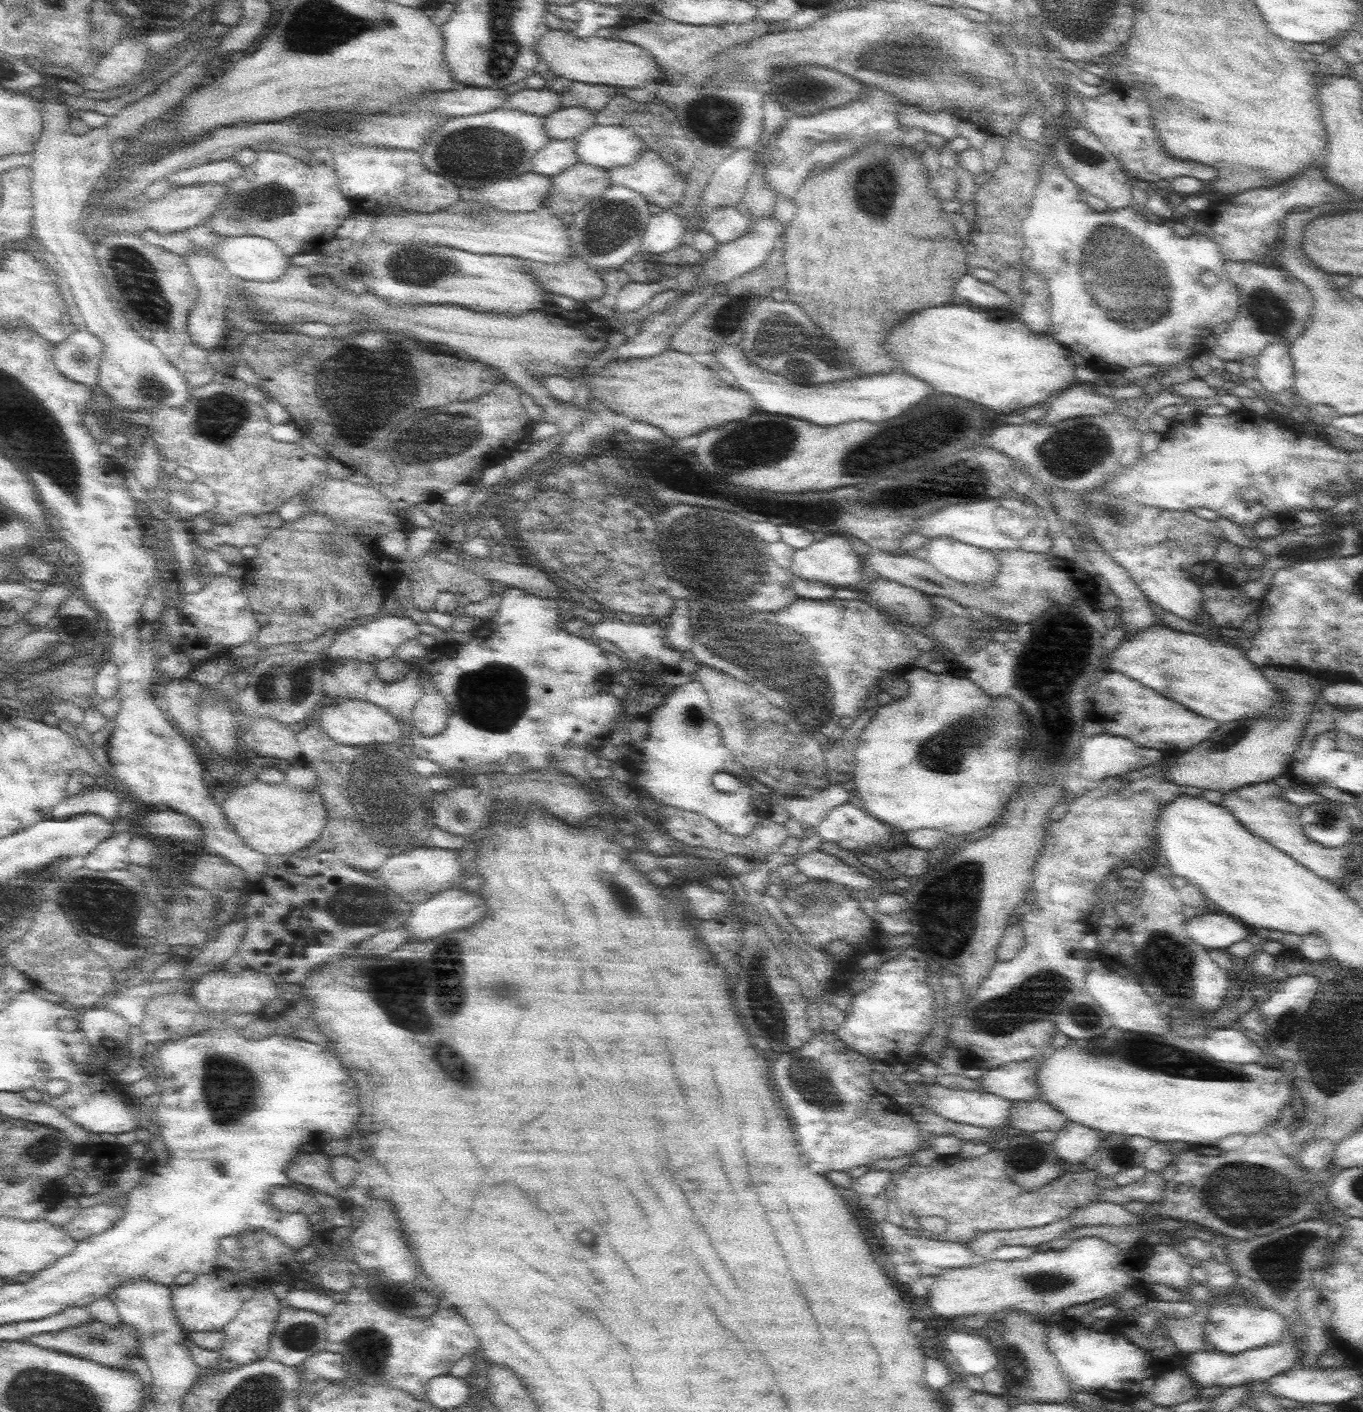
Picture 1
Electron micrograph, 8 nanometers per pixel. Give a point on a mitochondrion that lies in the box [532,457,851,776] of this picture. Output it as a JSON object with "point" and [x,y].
{"point":[735,645]}

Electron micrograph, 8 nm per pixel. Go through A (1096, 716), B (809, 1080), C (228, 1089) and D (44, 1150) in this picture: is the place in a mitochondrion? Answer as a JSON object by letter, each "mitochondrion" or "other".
{"A":"other","B":"mitochondrion","C":"mitochondrion","D":"mitochondrion"}

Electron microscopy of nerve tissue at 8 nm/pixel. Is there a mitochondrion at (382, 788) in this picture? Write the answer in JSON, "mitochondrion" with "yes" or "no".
{"mitochondrion":"yes"}

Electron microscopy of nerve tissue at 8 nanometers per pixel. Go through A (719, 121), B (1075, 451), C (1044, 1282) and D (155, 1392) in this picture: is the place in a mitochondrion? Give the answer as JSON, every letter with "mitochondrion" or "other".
{"A":"mitochondrion","B":"mitochondrion","C":"mitochondrion","D":"other"}

